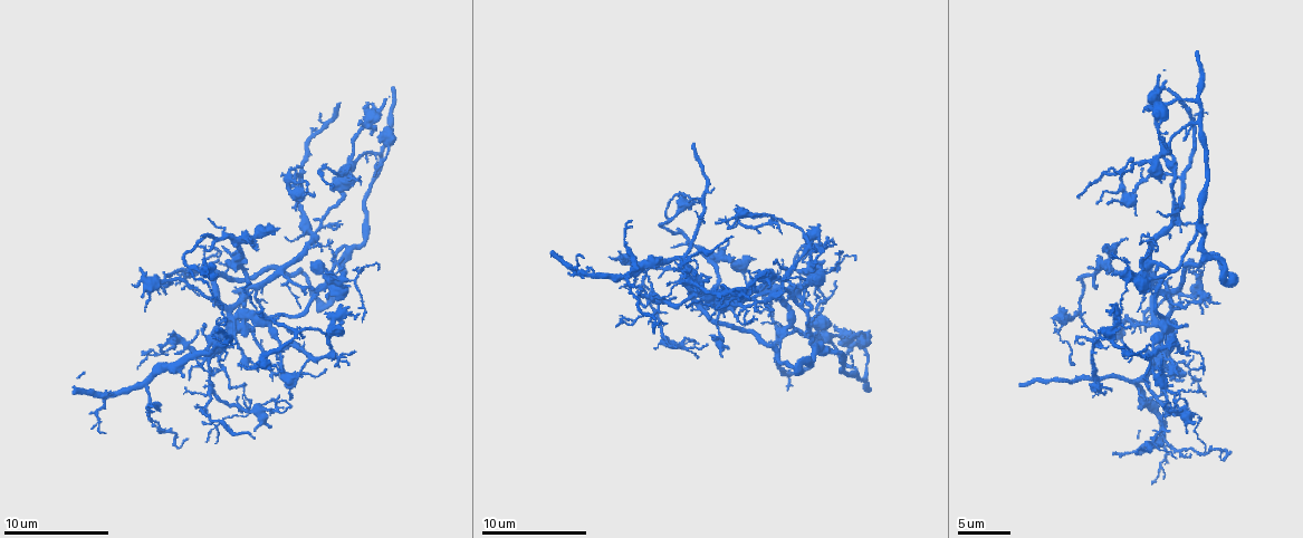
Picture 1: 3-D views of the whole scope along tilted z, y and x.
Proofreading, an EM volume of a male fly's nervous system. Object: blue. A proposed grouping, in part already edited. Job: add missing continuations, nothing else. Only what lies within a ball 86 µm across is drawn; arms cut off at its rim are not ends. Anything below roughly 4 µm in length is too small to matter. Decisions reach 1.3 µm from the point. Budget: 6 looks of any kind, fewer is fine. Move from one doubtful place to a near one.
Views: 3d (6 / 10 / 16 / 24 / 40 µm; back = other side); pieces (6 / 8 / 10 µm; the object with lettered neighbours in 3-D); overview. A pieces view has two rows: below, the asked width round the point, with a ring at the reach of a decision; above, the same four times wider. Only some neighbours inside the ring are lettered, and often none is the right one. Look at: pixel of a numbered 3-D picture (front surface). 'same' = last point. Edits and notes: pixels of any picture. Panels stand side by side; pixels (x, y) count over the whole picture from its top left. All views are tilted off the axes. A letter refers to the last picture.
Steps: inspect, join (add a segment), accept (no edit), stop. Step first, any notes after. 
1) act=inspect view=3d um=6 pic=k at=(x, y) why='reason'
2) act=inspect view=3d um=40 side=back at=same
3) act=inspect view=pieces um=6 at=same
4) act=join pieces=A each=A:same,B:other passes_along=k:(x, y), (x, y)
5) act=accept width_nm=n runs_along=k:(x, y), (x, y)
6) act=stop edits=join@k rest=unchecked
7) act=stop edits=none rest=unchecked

act=inspect view=3d um=10 pic=1 at=(314, 263) why='free end'

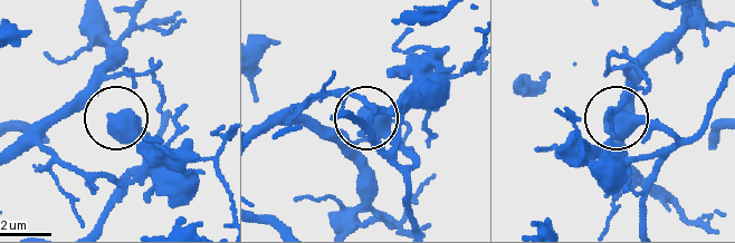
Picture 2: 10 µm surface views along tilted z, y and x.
act=inspect view=pieces um=6 pic=2 at=(115, 120) why='see the neighbours'

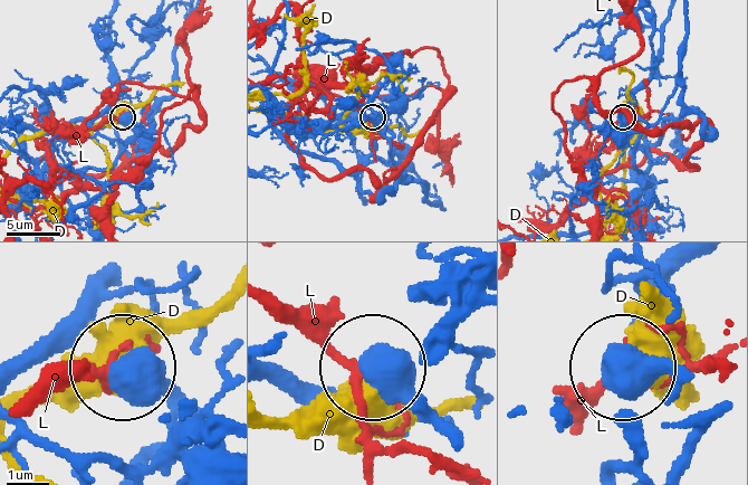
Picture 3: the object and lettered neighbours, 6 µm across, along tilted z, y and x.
act=accept each=D:other,L:other runs_along=3:(443, 434), (372, 376) found='none of them fits'

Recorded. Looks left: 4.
act=inspect view=3d um=10 pic=1 at=(1074, 340) why='an open end'

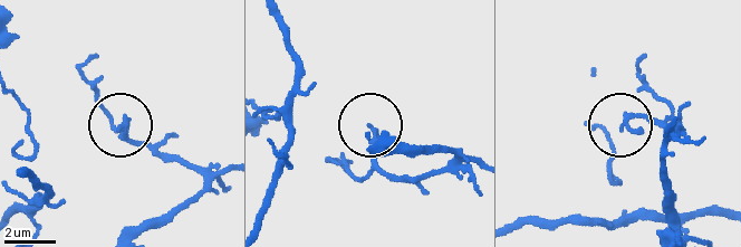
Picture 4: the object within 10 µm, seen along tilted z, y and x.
act=inspect view=pieces um=6 pic=4 at=(372, 129) why='see the neighbours'

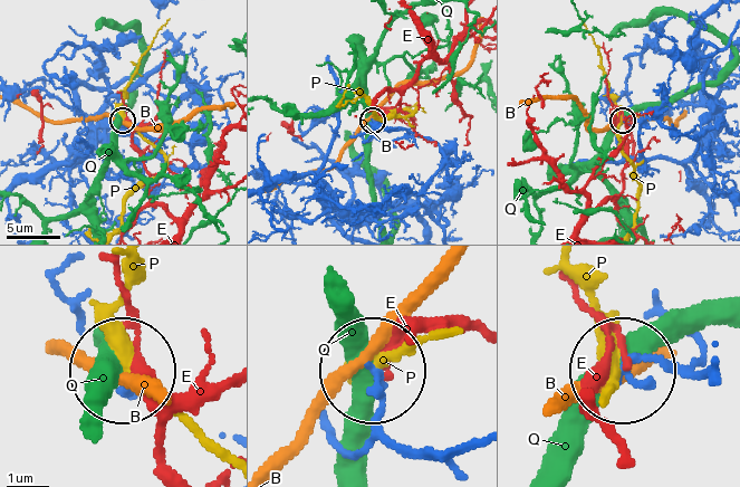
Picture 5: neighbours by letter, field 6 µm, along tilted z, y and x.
act=accept each=B:other,E:other,P:other,Q:other runs_along=5:(712, 378), (647, 362), (630, 371) found='no lettered segment goes on from it'

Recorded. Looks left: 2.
act=inspect view=pieces um=6 pic=1 at=(140, 352) why='thin end'

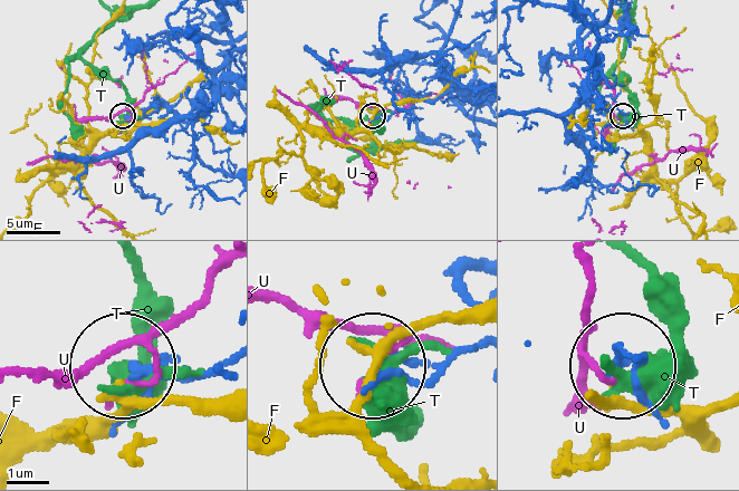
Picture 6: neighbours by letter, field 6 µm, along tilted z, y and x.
act=accept each=F:other,T:other,U:other runs_along=6:(589, 53), (593, 98), (607, 108), (611, 97), (622, 116) found='no lettered segment goes on from it'

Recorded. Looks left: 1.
act=stop edits=none rest=unchecked

